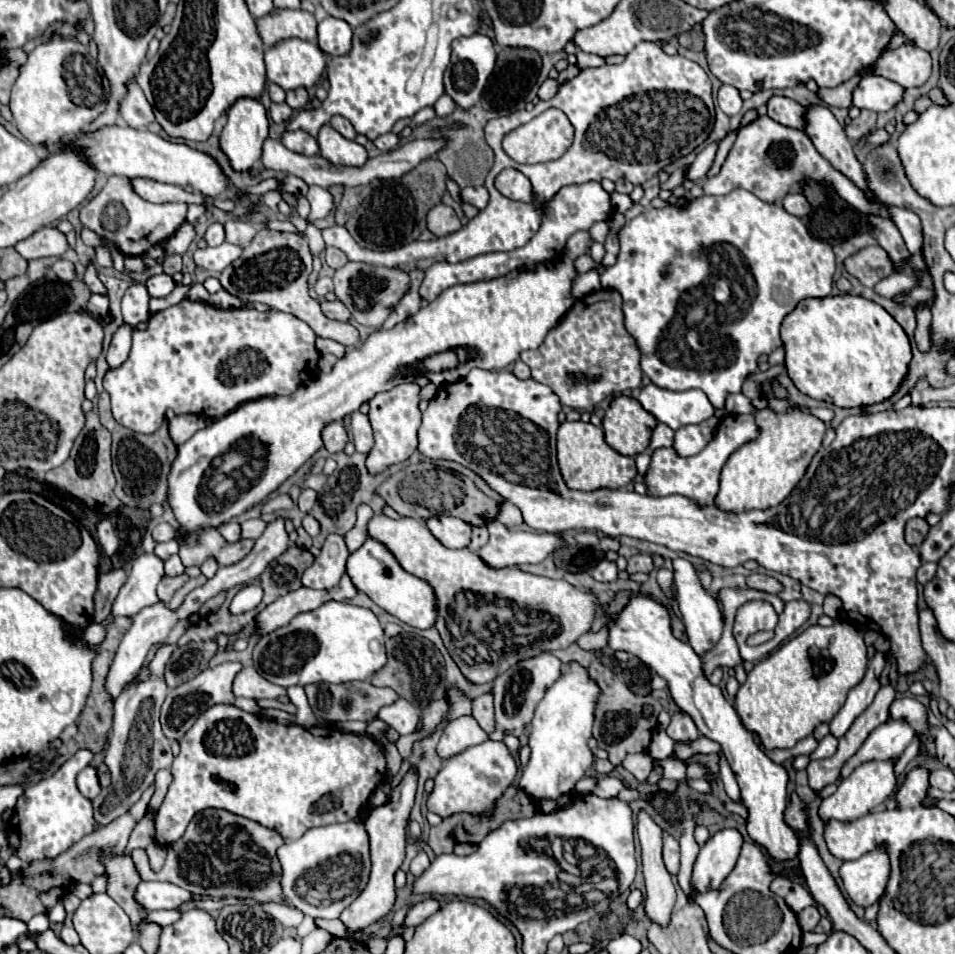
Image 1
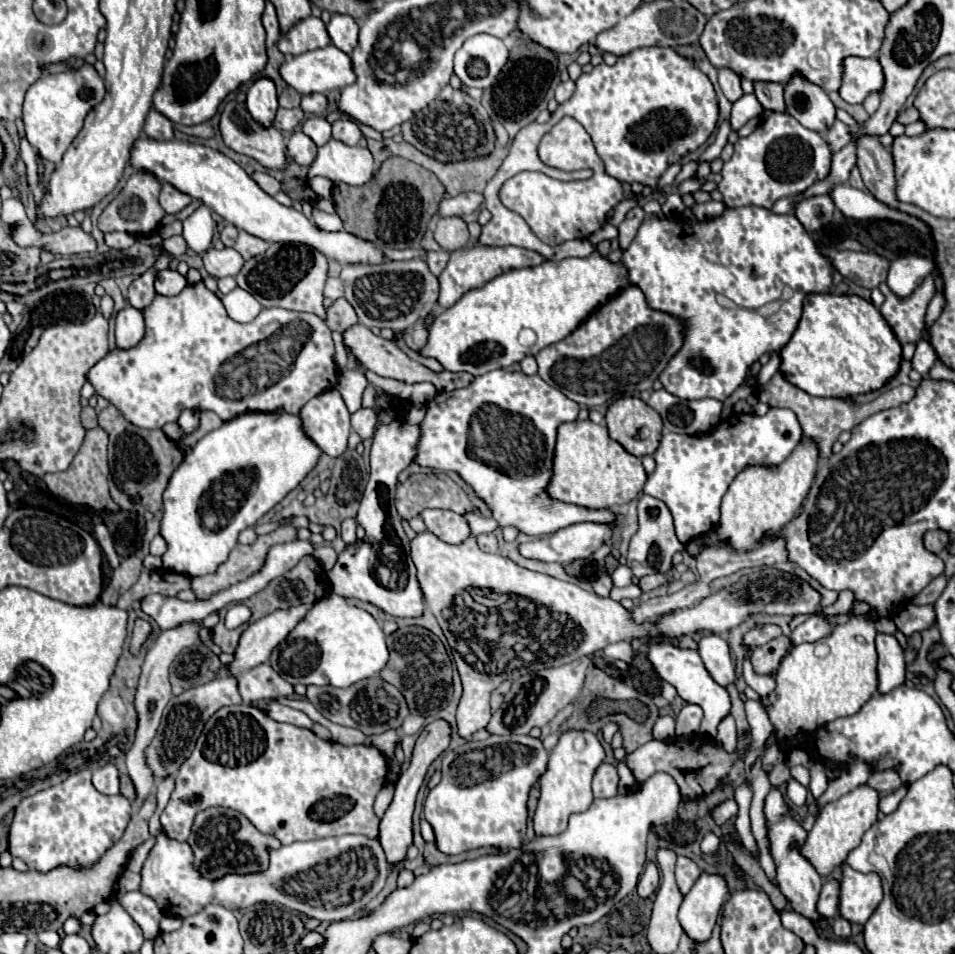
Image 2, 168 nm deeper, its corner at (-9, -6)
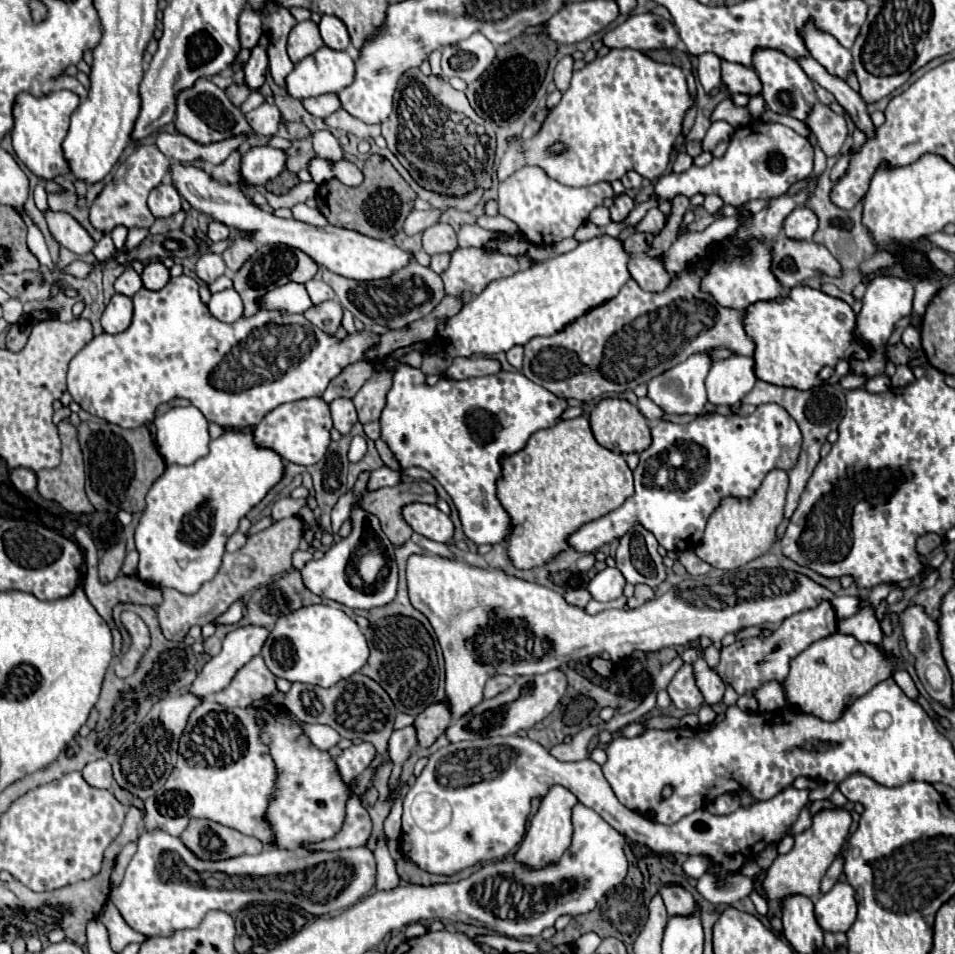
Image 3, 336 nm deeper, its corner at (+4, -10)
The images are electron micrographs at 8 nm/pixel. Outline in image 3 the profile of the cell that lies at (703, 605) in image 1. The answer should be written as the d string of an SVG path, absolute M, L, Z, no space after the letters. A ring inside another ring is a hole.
M699 657L693 663L693 673L695 673L695 683L699 687L699 691L705 697L705 703L715 705L723 699L723 691L725 691L725 683L723 679L707 665L707 661L703 657Z

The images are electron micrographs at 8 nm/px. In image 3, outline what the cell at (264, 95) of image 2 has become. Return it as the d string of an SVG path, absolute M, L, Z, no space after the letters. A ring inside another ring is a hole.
M263 35L259 45L251 49L251 57L243 67L245 71L245 85L253 91L259 91L265 83L265 73L267 73L267 37Z

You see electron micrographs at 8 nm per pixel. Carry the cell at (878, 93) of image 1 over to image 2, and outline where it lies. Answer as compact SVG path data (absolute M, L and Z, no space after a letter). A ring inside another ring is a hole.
M850 55L844 59L844 79L840 97L848 103L862 103L868 93L880 91L884 85L884 73L878 59L860 59Z

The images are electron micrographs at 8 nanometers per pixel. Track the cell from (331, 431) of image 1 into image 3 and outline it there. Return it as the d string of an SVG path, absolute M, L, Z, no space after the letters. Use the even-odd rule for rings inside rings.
M309 397L295 403L285 403L283 407L271 411L271 415L265 415L265 419L253 429L253 435L259 445L279 451L279 455L283 455L285 461L313 465L325 455L331 443L331 429L333 421L329 403L325 403L321 397Z

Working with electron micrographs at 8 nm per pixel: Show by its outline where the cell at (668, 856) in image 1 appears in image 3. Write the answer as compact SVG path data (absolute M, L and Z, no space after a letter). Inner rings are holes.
M677 883L663 885L661 897L665 901L665 907L667 907L669 915L689 915L693 911L693 903L695 903L693 895Z

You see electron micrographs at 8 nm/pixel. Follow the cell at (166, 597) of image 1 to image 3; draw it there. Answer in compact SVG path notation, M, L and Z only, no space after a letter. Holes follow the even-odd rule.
M79 527L75 531L75 541L79 547L85 551L85 579L83 579L83 589L87 593L87 599L91 605L97 609L97 613L113 627L111 619L111 609L121 601L131 601L137 605L149 605L157 607L163 601L163 591L161 587L147 585L137 577L137 585L101 585L97 577L97 547L87 533L85 527ZM147 589L149 589L149 603L147 603Z

